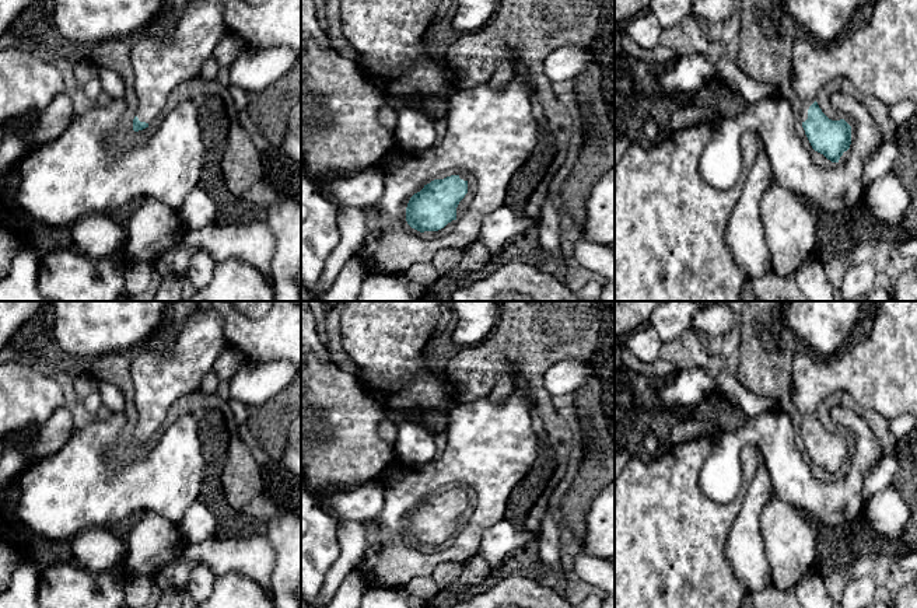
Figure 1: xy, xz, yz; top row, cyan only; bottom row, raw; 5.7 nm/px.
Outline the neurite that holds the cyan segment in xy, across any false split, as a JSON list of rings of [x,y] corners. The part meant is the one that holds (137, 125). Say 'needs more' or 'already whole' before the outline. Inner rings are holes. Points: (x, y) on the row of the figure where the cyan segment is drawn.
needs more; [[[55,0],[55,27],[67,39],[97,43],[139,35],[130,50],[139,97],[134,132],[148,127],[178,84],[199,76],[202,64],[211,57],[214,46],[228,31],[220,0],[190,0],[174,27],[157,31],[155,22],[162,4],[164,0]]]

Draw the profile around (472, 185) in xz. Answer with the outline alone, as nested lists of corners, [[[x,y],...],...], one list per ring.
[[[452,168],[452,170],[442,171],[435,177],[435,179],[444,179],[451,175],[463,175],[468,181],[468,193],[465,195],[465,198],[459,202],[459,205],[456,207],[456,219],[458,219],[470,206],[470,203],[476,195],[477,182],[476,182],[476,178],[468,170],[463,170],[463,168]]]

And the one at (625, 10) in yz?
[[[615,0],[615,24],[623,27],[634,15],[647,10],[651,0]]]

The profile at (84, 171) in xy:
[[[125,98],[81,106],[57,140],[22,156],[17,163],[21,175],[15,195],[18,209],[52,228],[70,227],[91,213],[111,214],[120,206],[144,198],[155,198],[176,210],[185,196],[199,186],[209,156],[199,125],[197,101],[172,106],[157,132],[140,147],[113,141],[126,108]]]

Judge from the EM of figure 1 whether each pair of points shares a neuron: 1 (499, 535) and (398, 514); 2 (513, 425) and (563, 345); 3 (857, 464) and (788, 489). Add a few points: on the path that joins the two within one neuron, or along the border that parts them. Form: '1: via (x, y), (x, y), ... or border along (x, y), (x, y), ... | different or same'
1: border along (504, 517), (483, 534), (476, 552) | different
2: border along (515, 377), (527, 384), (538, 405) | different
3: via (844, 482), (837, 489), (807, 489) | same

